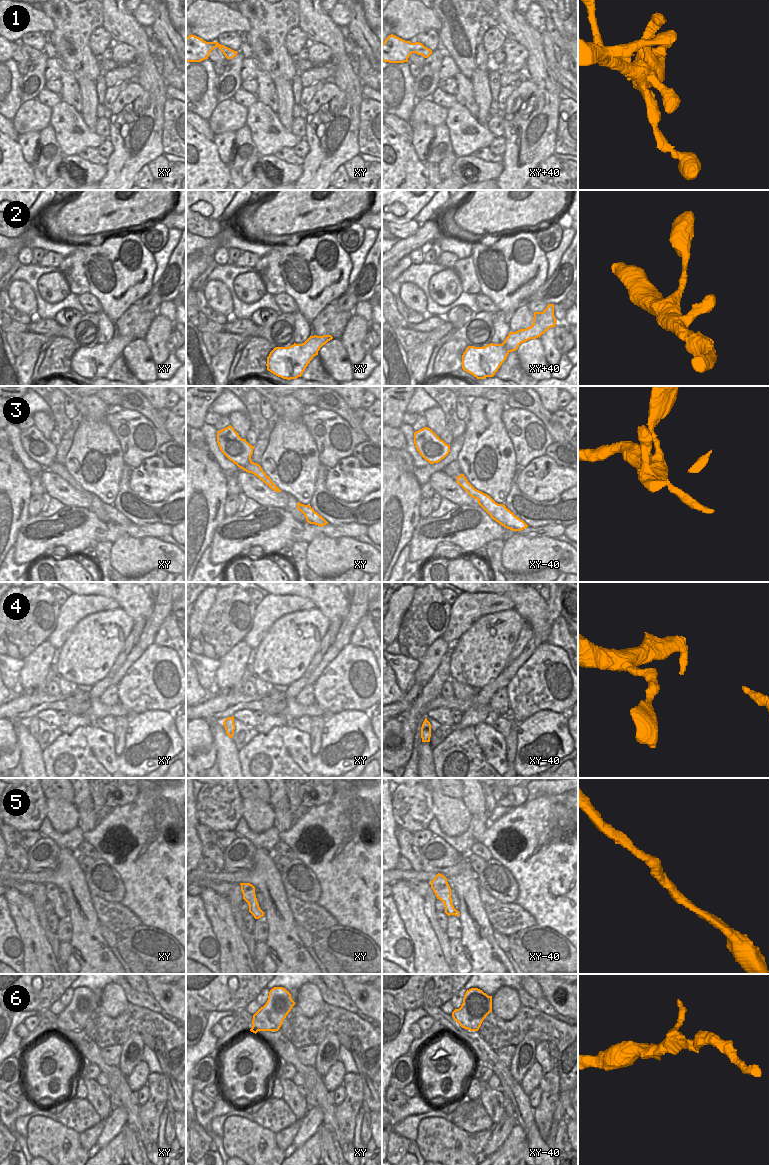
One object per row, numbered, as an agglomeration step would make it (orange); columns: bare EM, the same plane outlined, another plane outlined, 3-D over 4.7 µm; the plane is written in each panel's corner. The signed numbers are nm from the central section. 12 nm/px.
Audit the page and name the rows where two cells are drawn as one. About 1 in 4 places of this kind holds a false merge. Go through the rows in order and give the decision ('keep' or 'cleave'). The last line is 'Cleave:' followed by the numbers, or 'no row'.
1: keep
2: keep
3: keep
4: keep
5: keep
6: keep
Cleave: no row

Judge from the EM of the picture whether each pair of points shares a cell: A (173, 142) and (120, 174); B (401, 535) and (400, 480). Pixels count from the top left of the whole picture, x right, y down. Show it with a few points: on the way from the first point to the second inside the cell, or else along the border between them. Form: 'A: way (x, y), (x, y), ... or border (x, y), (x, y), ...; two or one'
A: border (163, 124), (161, 142), (164, 152); two
B: way (401, 521), (402, 506), (400, 494); one

